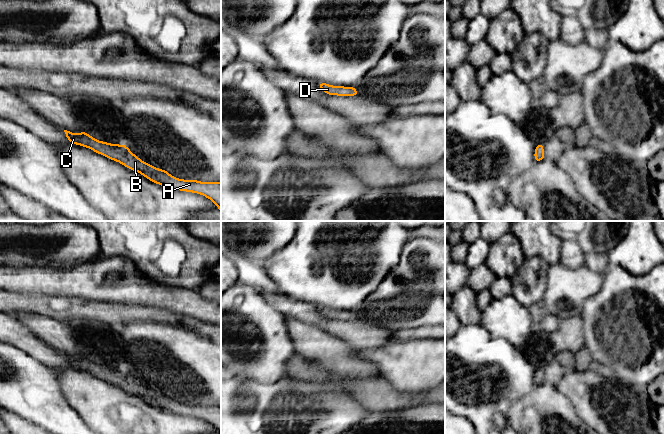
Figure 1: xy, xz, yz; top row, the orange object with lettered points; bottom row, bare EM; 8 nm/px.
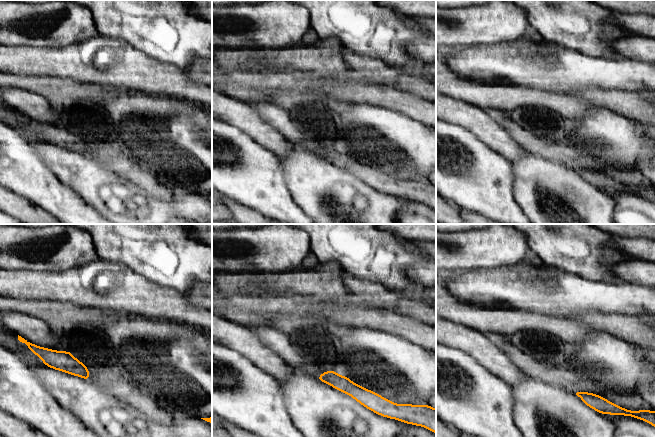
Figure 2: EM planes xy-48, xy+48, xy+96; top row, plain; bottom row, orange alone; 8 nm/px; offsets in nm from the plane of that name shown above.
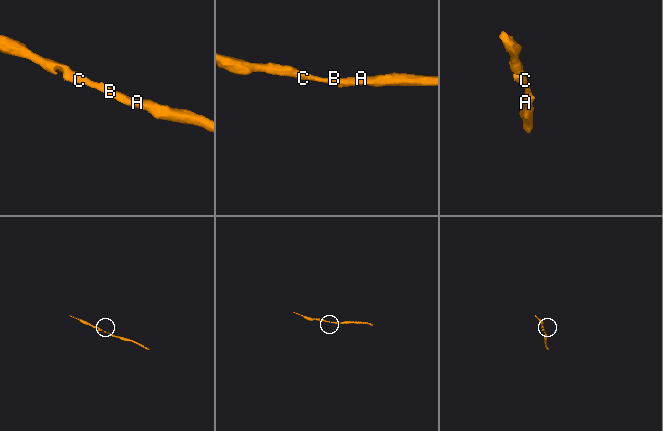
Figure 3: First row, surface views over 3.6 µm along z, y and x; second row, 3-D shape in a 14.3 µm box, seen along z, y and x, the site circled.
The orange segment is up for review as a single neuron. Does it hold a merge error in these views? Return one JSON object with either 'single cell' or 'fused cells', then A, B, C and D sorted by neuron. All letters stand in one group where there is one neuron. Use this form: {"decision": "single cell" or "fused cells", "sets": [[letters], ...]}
{"decision": "single cell", "sets": [["A", "B", "C", "D"]]}

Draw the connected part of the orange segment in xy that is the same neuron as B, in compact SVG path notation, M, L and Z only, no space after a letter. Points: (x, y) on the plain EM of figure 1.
M64 354L71 368L87 371L113 385L117 385L126 392L140 397L148 404L172 414L197 417L210 423L221 434L221 406L201 406L198 404L184 404L176 402L166 394L156 392L138 382L128 370L111 368L94 363L85 355L74 358Z

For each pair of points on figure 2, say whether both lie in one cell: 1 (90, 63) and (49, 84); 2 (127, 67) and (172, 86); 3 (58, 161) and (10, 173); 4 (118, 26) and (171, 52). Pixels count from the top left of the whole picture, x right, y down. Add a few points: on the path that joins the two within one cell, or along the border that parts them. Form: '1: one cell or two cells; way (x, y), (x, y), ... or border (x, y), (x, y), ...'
1: two cells; border (38, 77), (69, 77), (85, 83)
2: one cell; way (138, 72), (161, 79)
3: two cells; border (33, 144), (36, 152), (61, 182)
4: one cell; way (131, 26), (145, 26), (158, 39)

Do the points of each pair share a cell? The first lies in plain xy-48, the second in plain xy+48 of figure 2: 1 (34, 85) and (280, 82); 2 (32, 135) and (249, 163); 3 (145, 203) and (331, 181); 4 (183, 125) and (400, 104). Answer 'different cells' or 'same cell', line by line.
1: same cell
2: different cells
3: same cell
4: different cells

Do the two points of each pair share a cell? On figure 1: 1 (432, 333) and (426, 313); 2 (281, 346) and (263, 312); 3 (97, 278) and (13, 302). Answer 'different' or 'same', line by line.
1: different
2: same
3: different

